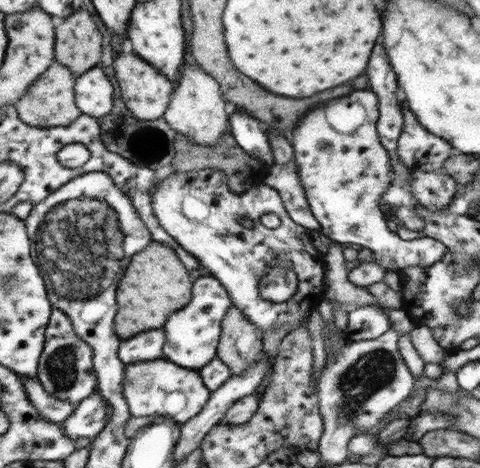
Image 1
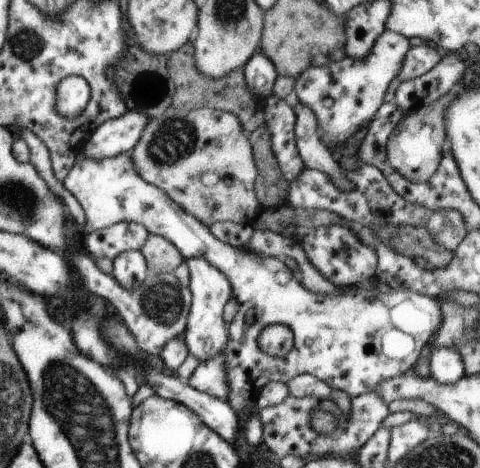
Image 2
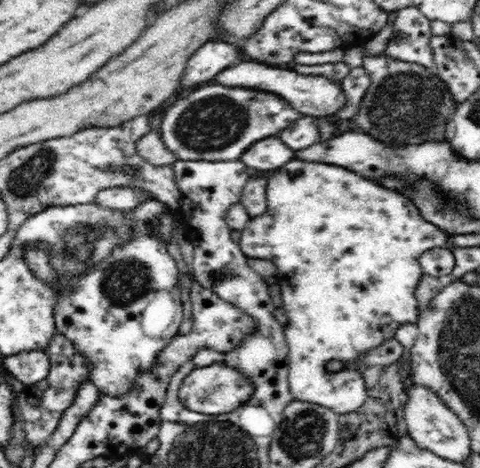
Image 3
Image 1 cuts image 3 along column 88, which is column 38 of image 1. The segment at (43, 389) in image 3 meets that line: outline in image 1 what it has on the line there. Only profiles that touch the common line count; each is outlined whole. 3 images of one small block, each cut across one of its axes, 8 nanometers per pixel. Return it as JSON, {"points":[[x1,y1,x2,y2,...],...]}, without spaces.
{"points":[[53,308,45,330,45,346,37,364,37,382,41,382,43,390,47,390,47,394,53,394,53,398,77,406,83,402,83,398,91,396,97,390,97,376,93,370,93,350,71,328,73,326,69,322,69,316,59,308]]}

